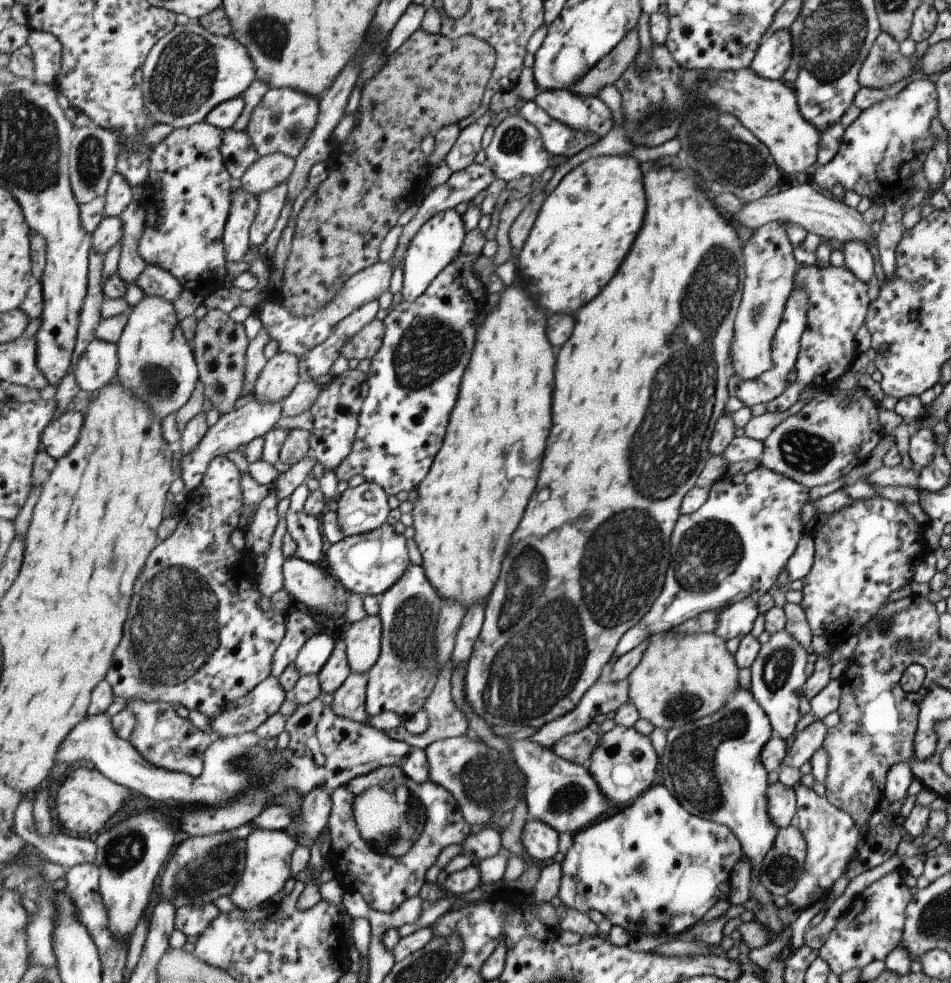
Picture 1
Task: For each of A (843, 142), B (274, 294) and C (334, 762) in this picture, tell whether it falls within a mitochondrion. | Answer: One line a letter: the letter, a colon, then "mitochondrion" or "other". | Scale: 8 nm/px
A: other
B: other
C: other

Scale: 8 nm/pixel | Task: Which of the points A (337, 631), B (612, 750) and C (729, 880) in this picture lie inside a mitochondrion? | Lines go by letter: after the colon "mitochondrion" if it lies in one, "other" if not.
A: other
B: other
C: other

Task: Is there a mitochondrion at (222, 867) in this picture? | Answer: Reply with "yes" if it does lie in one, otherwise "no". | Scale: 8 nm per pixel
yes

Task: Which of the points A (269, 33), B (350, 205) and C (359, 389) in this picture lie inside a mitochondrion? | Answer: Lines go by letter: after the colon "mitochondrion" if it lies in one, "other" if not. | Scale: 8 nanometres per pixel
A: mitochondrion
B: other
C: other

